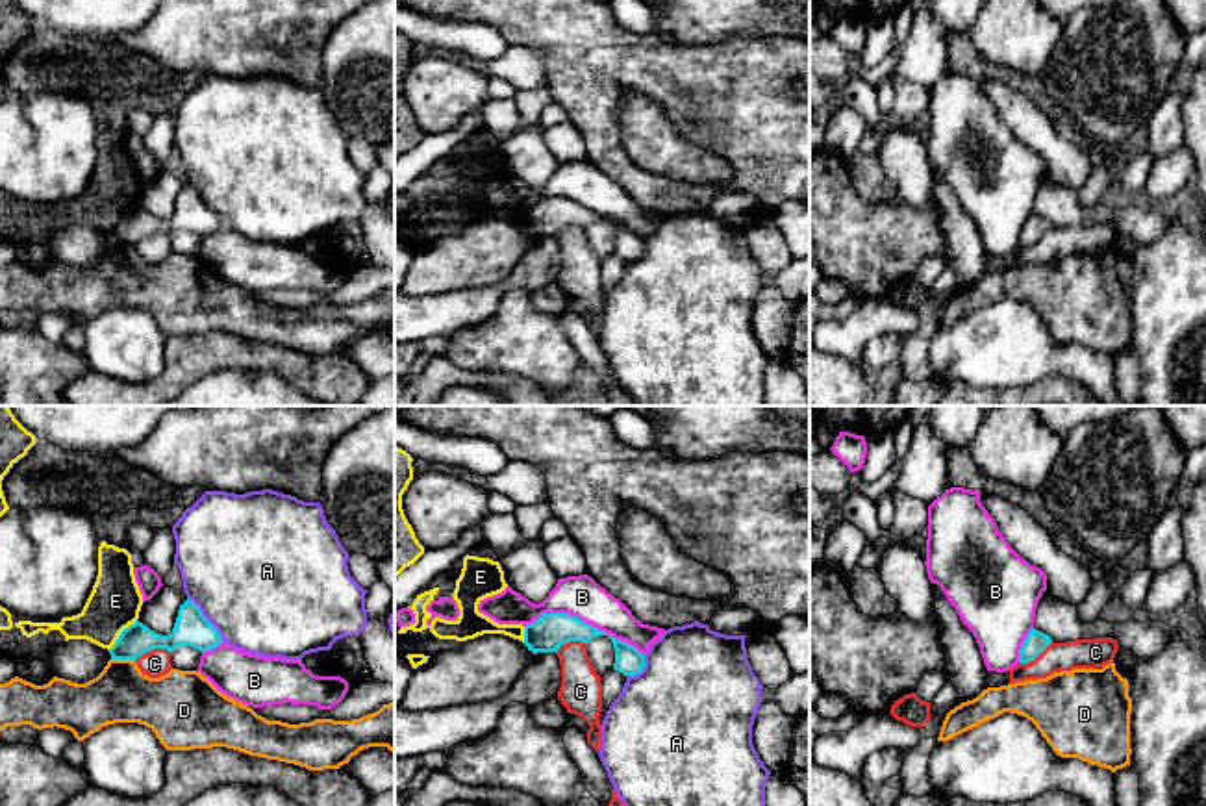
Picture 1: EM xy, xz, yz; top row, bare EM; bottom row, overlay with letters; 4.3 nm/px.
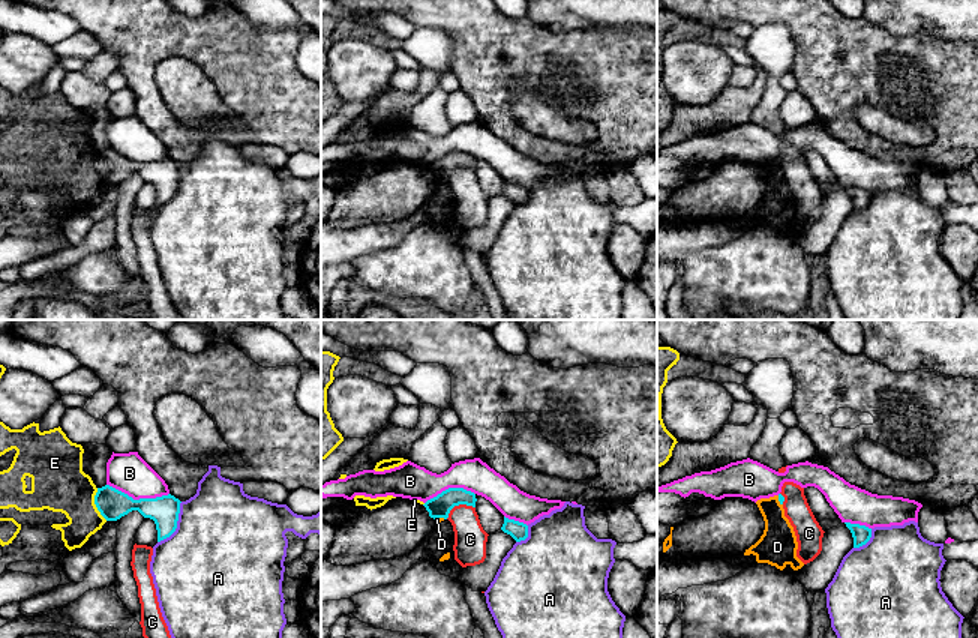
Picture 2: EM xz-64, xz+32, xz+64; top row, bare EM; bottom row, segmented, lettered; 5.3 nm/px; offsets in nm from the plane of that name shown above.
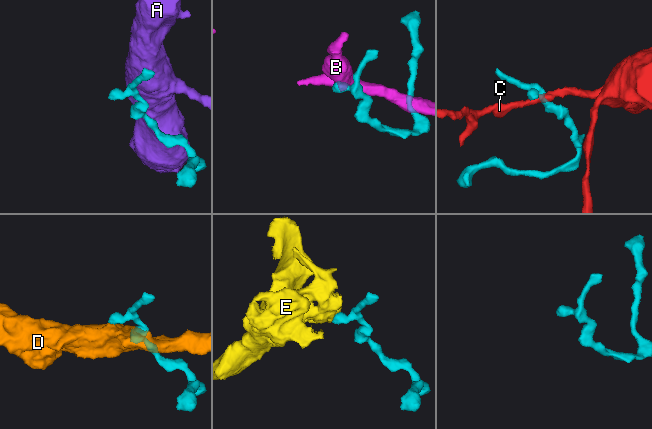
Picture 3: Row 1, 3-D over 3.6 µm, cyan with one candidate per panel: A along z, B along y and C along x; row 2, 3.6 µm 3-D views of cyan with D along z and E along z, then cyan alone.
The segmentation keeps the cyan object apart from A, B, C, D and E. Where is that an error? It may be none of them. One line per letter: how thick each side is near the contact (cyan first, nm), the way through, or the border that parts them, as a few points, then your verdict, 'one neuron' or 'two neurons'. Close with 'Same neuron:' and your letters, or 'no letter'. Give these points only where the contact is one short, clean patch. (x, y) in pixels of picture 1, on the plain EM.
A: calibres 150 and 500 nm; two neurons
B: calibres 160 and 180 nm; two neurons
C: calibres 150 and 120 nm; border xy (171, 236), (150, 234), (134, 245); two neurons
D: calibres 140 and 260 nm; two neurons
E: calibres 140 and 220 nm; border xy (136, 204), (108, 234); two neurons
Same neuron: no letter

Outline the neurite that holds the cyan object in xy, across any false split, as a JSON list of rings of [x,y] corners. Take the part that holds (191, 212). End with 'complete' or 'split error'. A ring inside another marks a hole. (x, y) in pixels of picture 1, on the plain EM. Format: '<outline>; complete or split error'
[[[185,185],[169,220],[156,219],[143,208],[135,206],[124,213],[109,233],[111,245],[132,245],[135,246],[144,237],[154,233],[167,233],[172,237],[178,230],[189,230],[200,237],[219,232],[222,226],[220,219],[202,200],[200,193],[193,185]]]; complete

